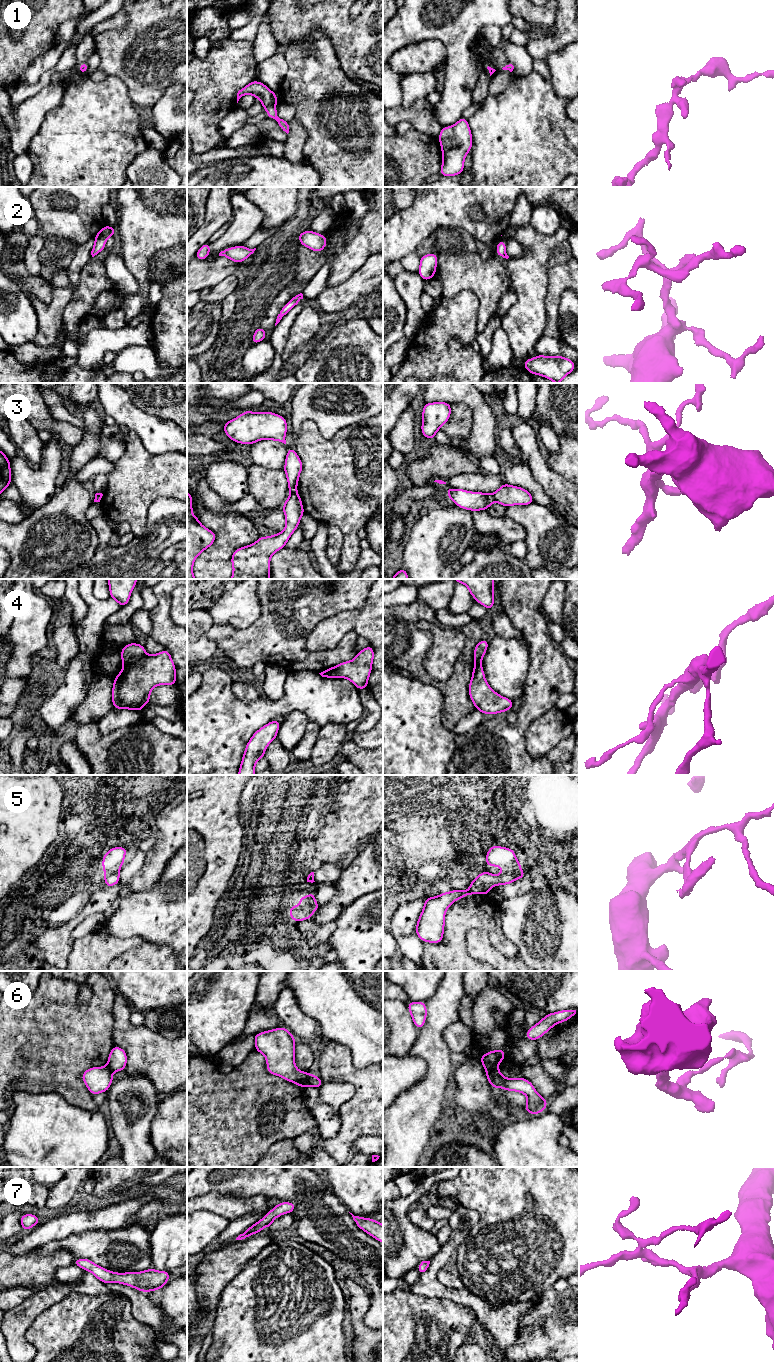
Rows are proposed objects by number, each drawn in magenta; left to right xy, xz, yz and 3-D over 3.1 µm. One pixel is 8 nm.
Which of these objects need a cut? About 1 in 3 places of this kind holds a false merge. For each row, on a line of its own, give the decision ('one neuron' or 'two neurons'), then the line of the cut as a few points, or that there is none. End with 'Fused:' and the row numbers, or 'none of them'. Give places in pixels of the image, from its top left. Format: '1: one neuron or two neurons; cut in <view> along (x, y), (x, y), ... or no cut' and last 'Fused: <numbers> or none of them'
1: one neuron; no cut
2: one neuron; no cut
3: two neurons; cut in yz along (491, 495), (494, 501)
4: two neurons; cut in xy along (146, 654), (124, 665)
5: two neurons; cut in yz along (500, 873), (512, 873), (516, 878)
6: two neurons; cut in xz along (306, 1073), (306, 1083), (308, 1085)
7: one neuron; no cut
Fused: 3, 4, 5, 6

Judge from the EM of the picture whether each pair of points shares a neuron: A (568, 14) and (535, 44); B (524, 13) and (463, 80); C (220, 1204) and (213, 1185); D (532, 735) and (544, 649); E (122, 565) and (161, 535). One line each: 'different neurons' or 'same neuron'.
A: same neuron
B: different neurons
C: different neurons
D: different neurons
E: same neuron

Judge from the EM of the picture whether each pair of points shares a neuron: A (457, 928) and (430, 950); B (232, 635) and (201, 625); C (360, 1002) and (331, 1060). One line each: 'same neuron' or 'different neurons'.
A: same neuron
B: different neurons
C: different neurons

